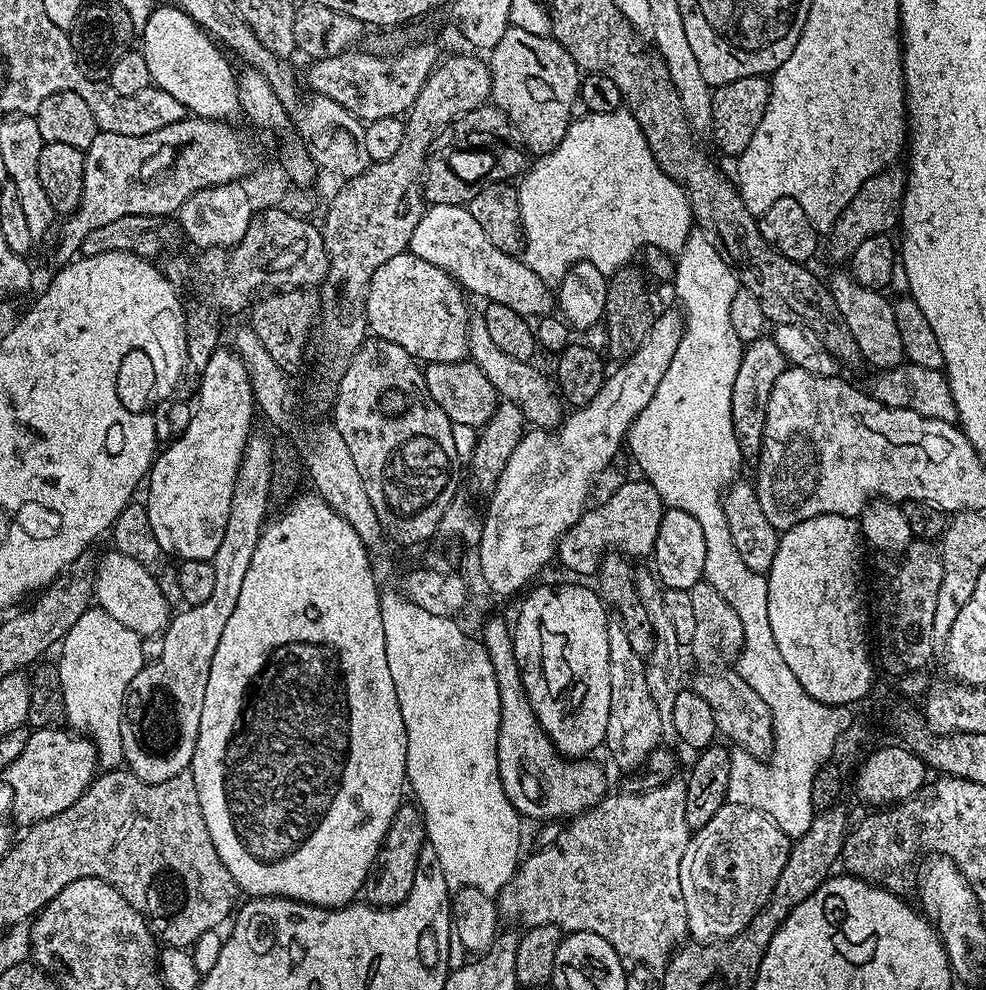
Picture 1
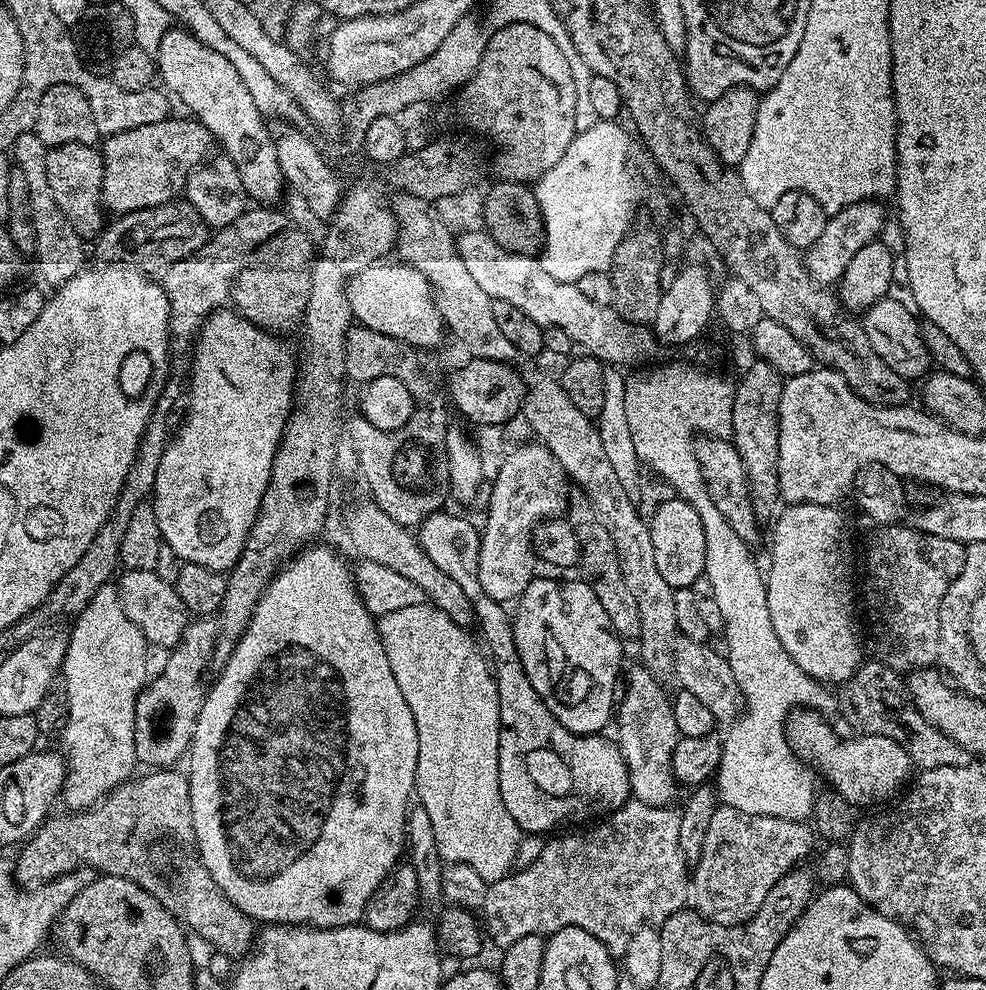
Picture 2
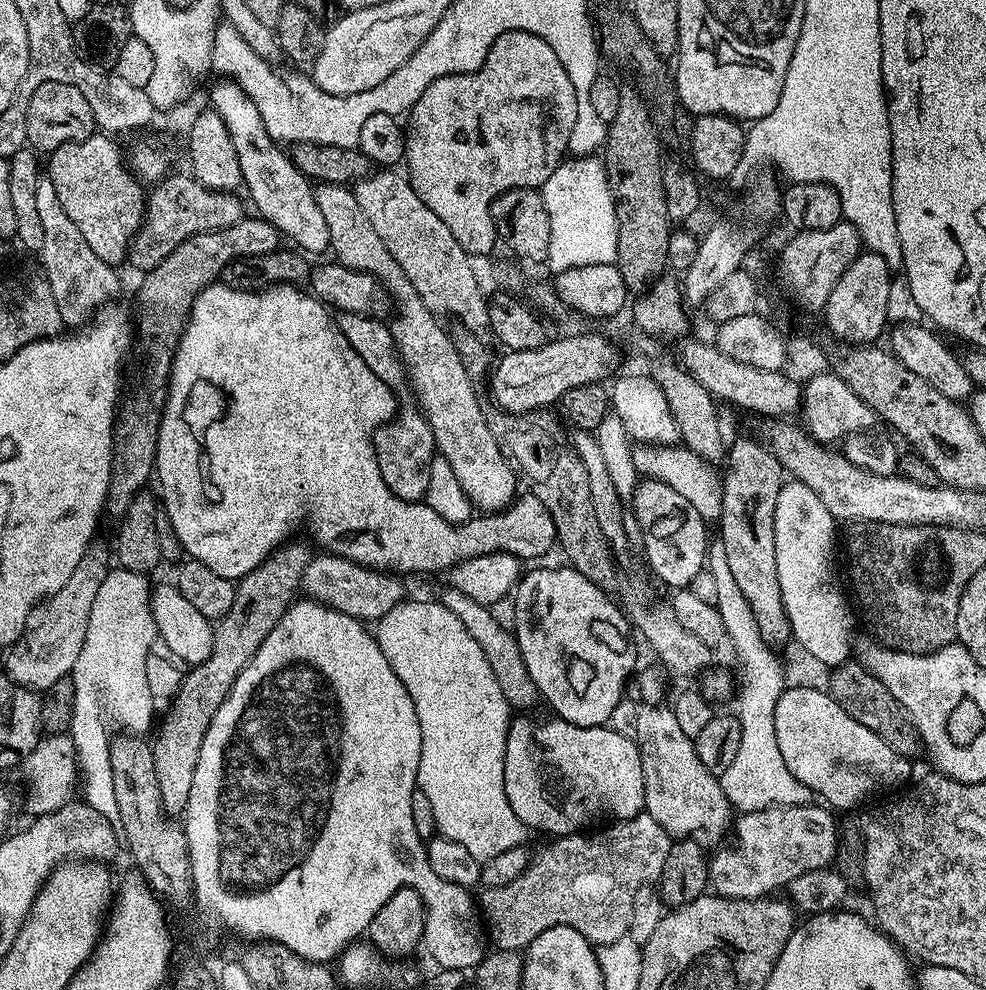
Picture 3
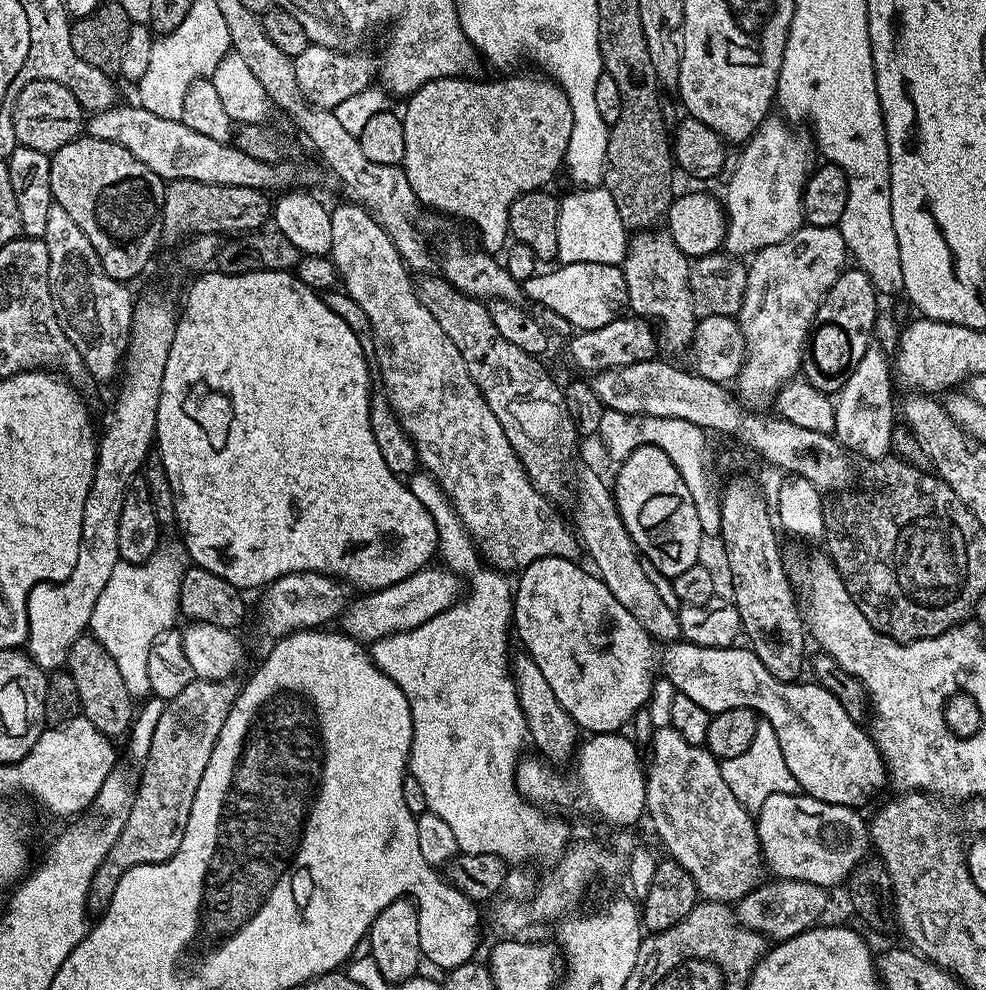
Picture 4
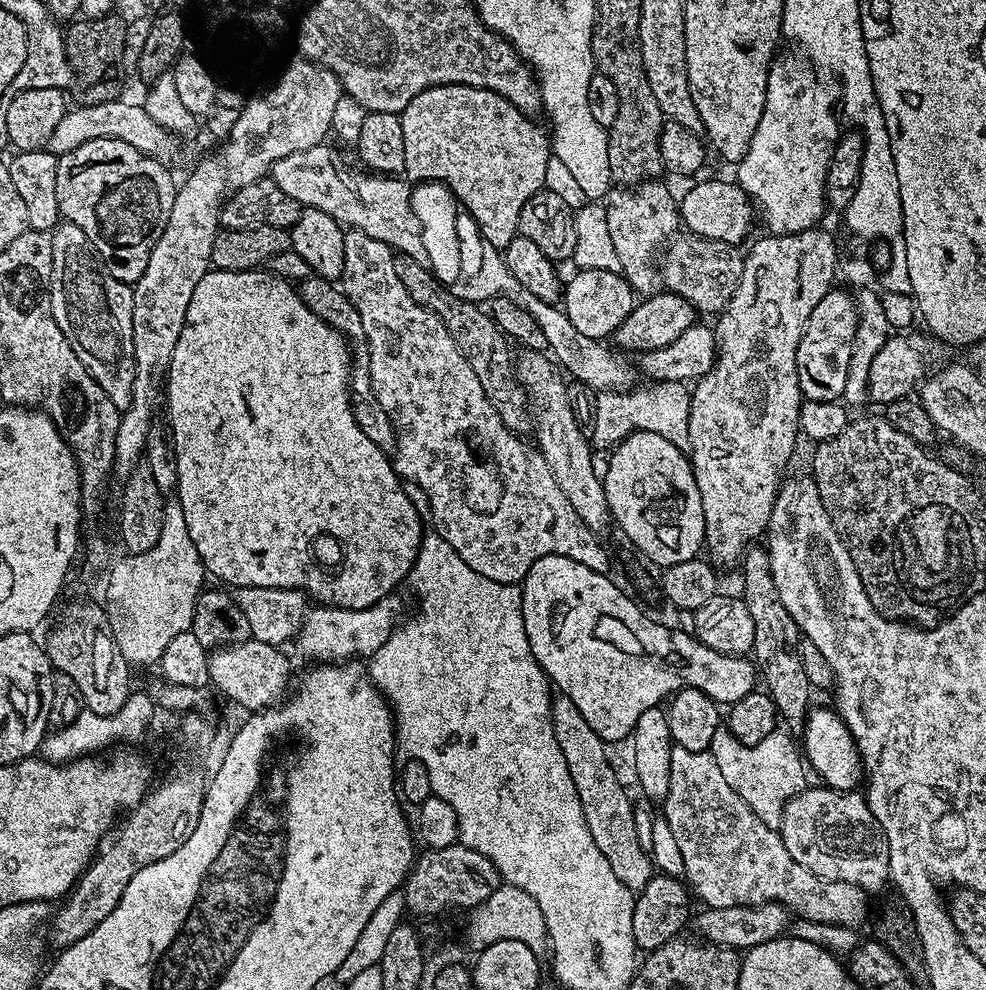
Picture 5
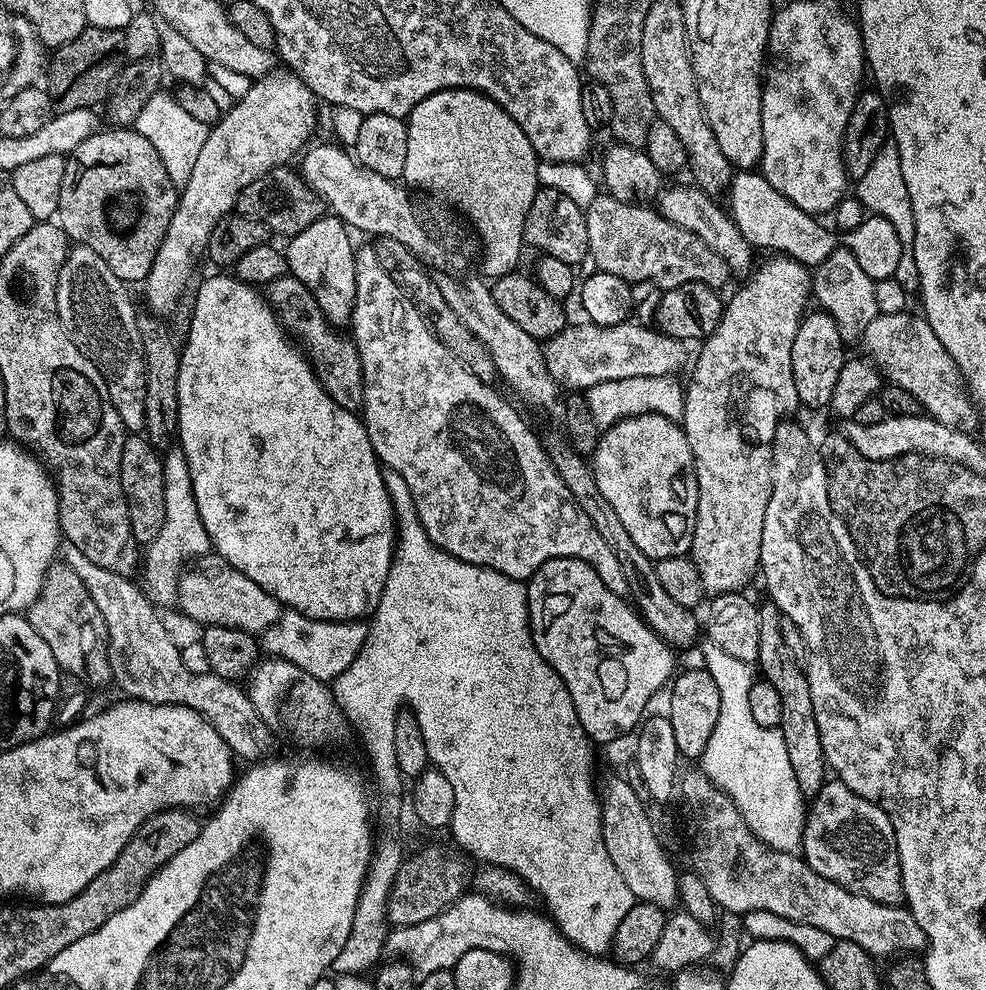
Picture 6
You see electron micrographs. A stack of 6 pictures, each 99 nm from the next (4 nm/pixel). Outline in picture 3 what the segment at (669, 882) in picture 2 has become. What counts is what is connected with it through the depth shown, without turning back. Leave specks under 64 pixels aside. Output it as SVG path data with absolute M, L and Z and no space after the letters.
M641 814L630 820L609 823L587 834L558 836L551 842L553 844L546 845L537 856L535 853L531 857L528 869L514 878L510 886L484 888L478 896L478 908L487 935L490 940L492 935L497 949L506 952L527 949L528 944L534 942L542 930L550 930L550 926L574 926L574 930L578 930L578 934L585 936L593 946L625 939L634 912L634 896L644 885L651 885L664 875L666 858L674 840L666 830L662 830L662 826L658 826L658 822L654 822L654 818Z

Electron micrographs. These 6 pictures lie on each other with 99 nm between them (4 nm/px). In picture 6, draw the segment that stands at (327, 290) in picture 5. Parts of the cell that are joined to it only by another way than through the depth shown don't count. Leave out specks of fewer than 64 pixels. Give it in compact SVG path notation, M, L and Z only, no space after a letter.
M290 274L274 278L274 282L266 285L266 299L285 332L308 357L308 362L326 394L330 394L330 398L334 398L334 402L338 402L342 410L359 413L364 406L364 379L360 355L351 335L344 333L343 336L340 333L343 331L338 330L337 325L331 324L322 312L322 306L318 306L318 298L314 298L308 287Z

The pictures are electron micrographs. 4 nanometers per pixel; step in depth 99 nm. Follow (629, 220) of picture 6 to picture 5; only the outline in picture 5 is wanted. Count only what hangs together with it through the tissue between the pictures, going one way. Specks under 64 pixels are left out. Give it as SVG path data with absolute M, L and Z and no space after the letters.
M693 234L677 235L662 256L663 287L686 298L701 313L719 314L730 302L734 290L738 290L742 278L745 253L739 251L741 249L734 244L723 244Z

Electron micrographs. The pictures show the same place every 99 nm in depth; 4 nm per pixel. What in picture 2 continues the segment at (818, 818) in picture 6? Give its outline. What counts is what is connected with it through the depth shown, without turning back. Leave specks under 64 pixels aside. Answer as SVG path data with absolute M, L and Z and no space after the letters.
M717 806L702 854L690 876L695 911L715 924L739 926L762 906L774 882L791 872L812 852L814 832L805 821L746 814L742 810Z

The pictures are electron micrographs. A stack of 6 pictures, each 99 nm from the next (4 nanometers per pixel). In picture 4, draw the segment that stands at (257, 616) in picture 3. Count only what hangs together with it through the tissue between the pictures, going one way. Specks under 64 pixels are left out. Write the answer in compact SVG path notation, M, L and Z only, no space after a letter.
M194 678L182 694L165 703L150 750L142 762L144 773L138 776L130 818L126 818L126 826L122 826L122 834L118 834L118 842L114 842L114 850L106 854L94 876L90 893L93 905L107 905L126 870L143 864L162 864L182 846L182 834L190 818L194 794L198 794L198 782L202 782L206 762L210 762L210 754L214 754L214 742L218 742L218 734L222 734L222 722L226 722L226 714L230 714L236 701L238 684L234 681L232 678Z

